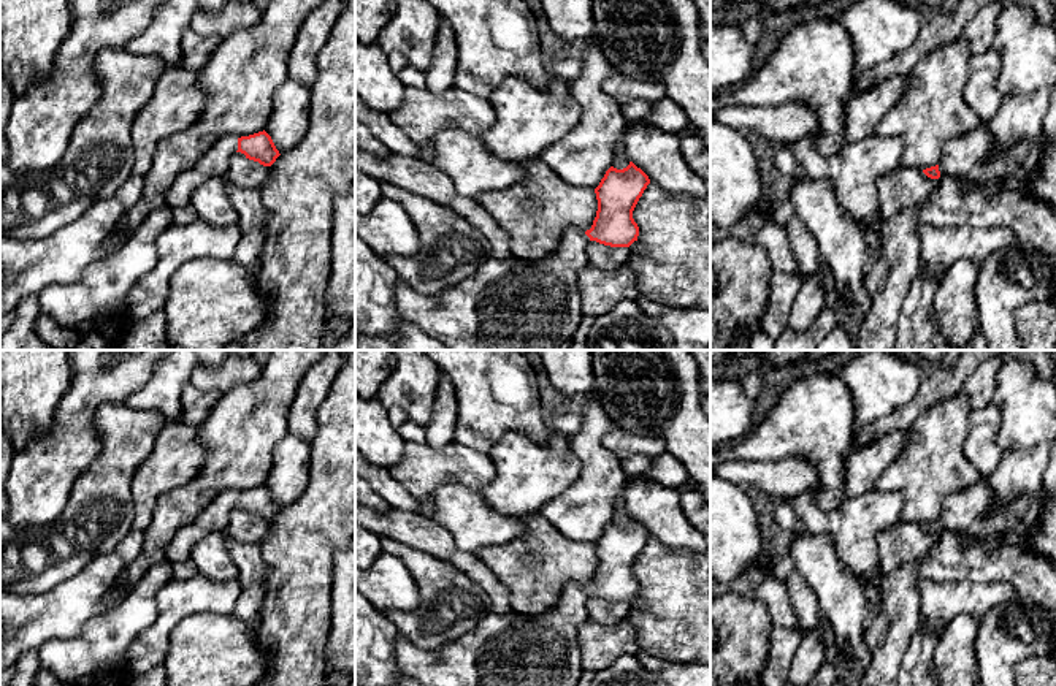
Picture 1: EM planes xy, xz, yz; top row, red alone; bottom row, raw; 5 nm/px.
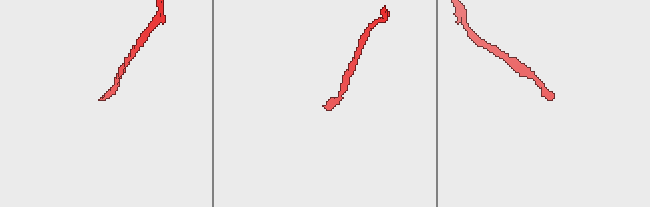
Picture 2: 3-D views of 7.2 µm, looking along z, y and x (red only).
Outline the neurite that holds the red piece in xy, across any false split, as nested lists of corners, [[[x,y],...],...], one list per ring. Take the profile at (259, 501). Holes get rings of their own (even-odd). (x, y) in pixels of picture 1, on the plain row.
[[[265,485],[241,493],[224,491],[190,524],[174,534],[166,548],[166,561],[171,566],[184,562],[190,559],[192,548],[201,539],[214,532],[225,532],[235,507],[241,507],[263,521],[271,521],[281,510]]]

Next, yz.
[[[988,480],[953,493],[935,521],[923,524],[931,534],[964,532],[974,537],[1002,535],[1024,553],[1035,550],[1034,535],[1043,513],[1043,493],[1020,496],[1005,505],[994,504]]]

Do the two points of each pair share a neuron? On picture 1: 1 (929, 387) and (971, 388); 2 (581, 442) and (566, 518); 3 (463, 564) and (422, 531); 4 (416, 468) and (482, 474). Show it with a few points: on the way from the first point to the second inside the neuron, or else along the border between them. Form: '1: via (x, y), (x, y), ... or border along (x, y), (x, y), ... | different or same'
1: border along (979, 366), (958, 392) | different
2: via (590, 463), (590, 499), (587, 503) | same
3: via (454, 555), (432, 537) | same
4: via (432, 468), (466, 468) | same

